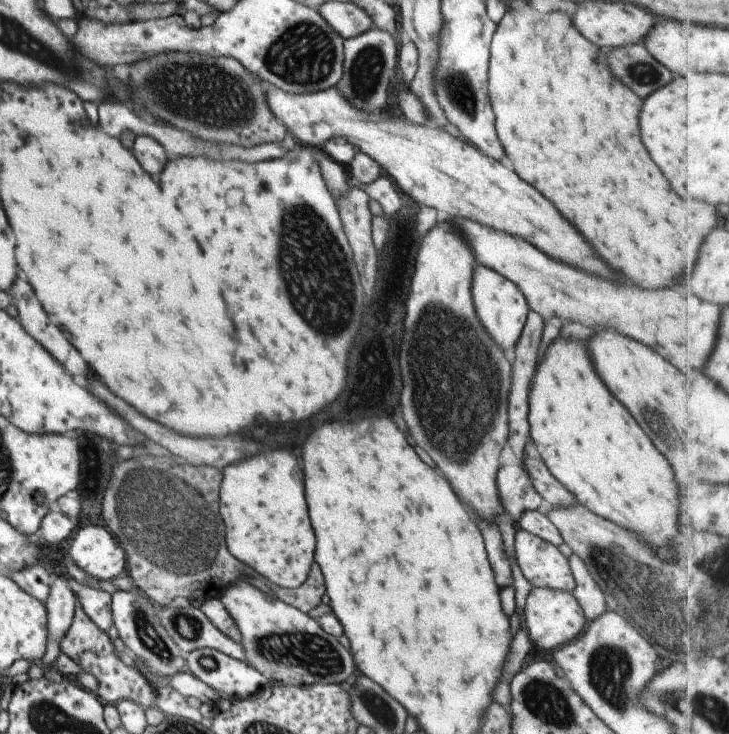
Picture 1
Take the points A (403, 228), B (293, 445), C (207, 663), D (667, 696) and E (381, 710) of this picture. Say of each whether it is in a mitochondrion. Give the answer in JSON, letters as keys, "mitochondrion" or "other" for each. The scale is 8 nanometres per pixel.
{"A":"mitochondrion","B":"other","C":"mitochondrion","D":"mitochondrion","E":"mitochondrion"}

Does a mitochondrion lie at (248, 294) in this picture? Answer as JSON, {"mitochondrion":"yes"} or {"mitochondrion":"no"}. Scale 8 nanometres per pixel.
{"mitochondrion":"no"}

